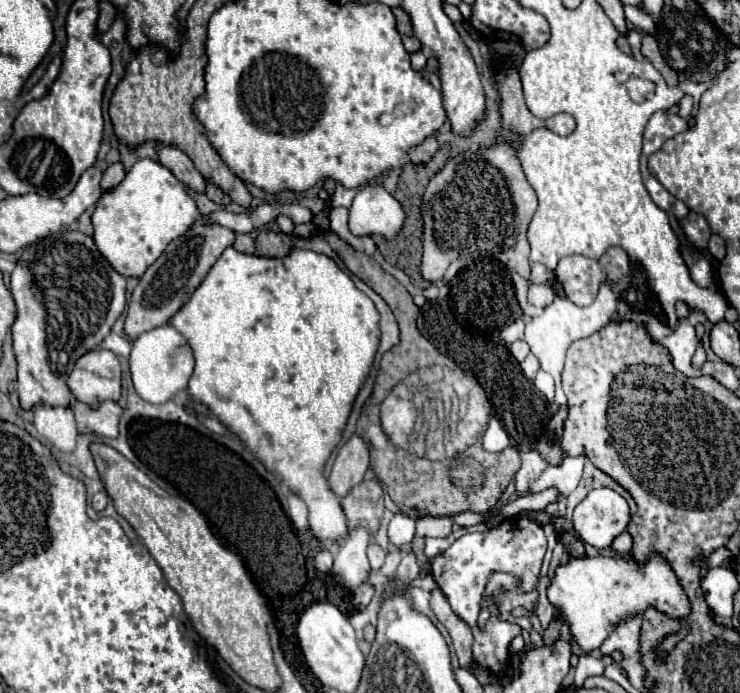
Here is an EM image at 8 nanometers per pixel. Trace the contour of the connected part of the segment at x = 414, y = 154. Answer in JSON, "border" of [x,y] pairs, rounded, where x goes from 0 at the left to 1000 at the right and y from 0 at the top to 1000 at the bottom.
{"border":[[[580,198],[580,201],[574,201],[574,206],[558,212],[558,218],[553,218],[553,224],[555,224],[555,232],[558,232],[561,238],[564,238],[564,235],[577,235],[577,232],[582,232],[582,227],[591,221],[591,215],[593,215],[591,201],[588,201],[588,198]]]}

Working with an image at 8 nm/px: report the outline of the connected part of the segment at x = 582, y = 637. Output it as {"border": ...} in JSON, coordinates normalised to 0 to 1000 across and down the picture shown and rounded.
{"border":[[[882,798],[872,812],[864,812],[853,804],[769,804],[766,812],[758,812],[745,841],[739,844],[739,864],[753,879],[761,899],[769,902],[774,925],[785,939],[796,942],[812,934],[812,928],[847,893],[874,882],[877,876],[918,893],[923,905],[931,899],[934,873],[920,847],[918,833],[912,830],[904,810]]]}

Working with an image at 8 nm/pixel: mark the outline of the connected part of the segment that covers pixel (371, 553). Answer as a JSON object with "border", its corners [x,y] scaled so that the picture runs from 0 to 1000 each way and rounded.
{"border":[[[501,784],[499,792],[496,792],[496,804],[499,804],[499,812],[501,812],[501,824],[512,824],[518,810],[520,810],[518,792],[509,784]]]}

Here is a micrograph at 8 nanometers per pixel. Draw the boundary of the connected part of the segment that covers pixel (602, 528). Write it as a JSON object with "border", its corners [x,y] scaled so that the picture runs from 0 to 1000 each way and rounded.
{"border":[[[826,706],[799,709],[774,737],[777,769],[804,792],[826,789],[828,778],[847,763],[850,729]]]}

